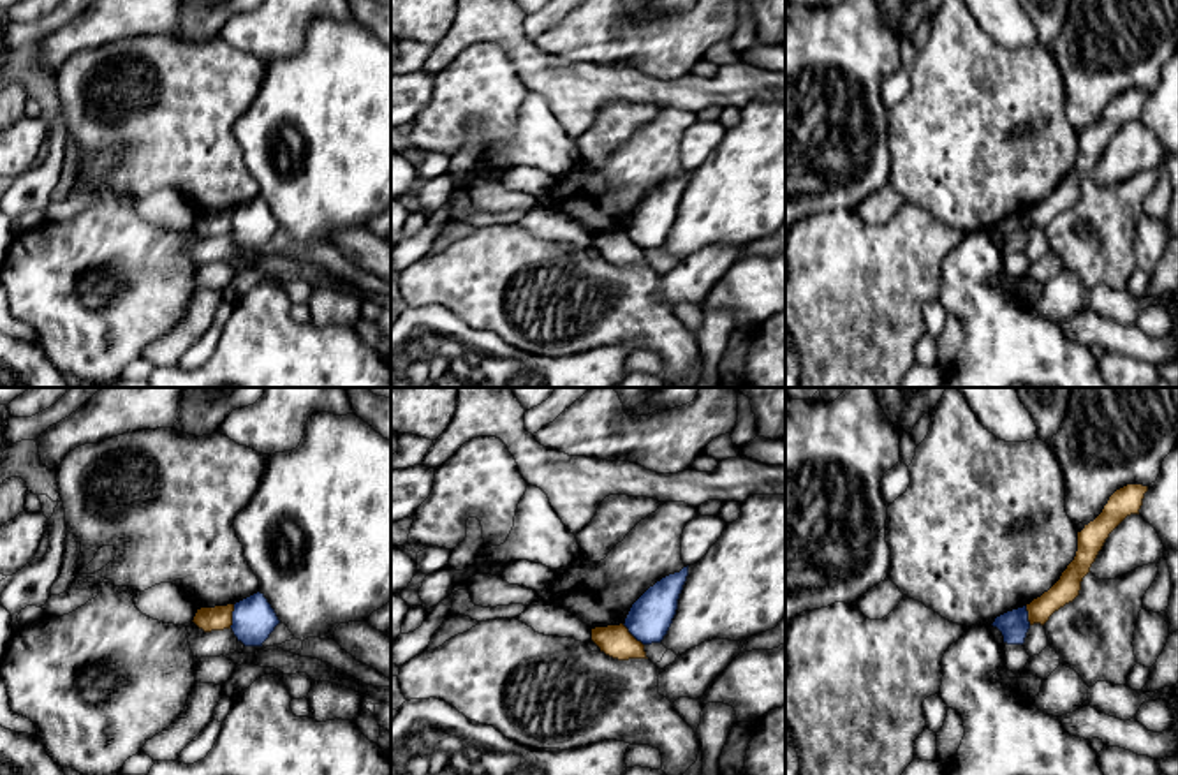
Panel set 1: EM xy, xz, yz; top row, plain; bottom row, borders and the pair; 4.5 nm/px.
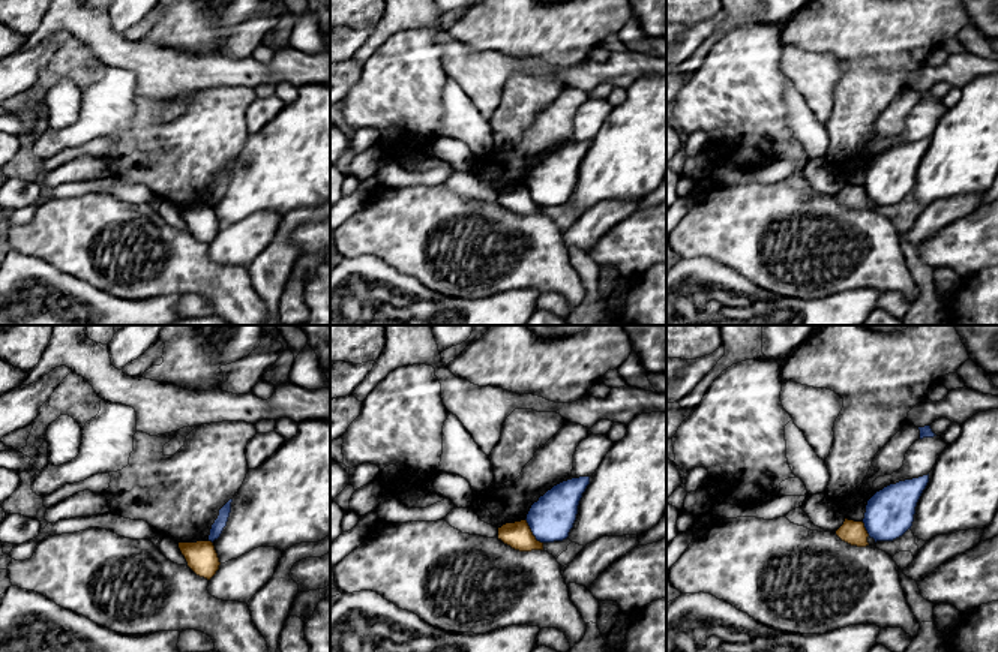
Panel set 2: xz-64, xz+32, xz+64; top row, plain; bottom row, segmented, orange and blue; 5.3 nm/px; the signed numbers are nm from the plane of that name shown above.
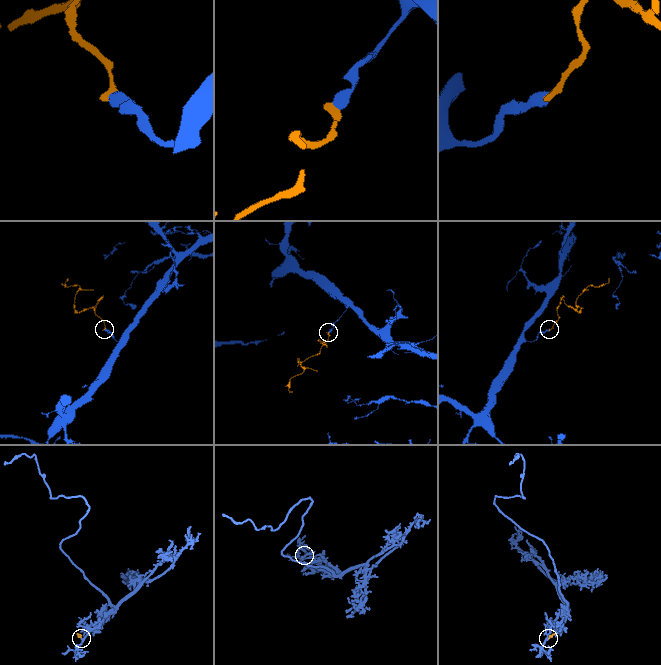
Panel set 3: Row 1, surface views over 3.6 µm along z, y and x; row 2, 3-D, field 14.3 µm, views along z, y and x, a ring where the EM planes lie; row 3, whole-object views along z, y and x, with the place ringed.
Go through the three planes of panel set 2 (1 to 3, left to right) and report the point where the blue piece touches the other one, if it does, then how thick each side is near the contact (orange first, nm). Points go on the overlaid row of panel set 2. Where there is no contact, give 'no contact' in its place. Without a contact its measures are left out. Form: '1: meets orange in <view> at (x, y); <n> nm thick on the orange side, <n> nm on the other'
1: meets orange in xz-64 at (210, 541); 170 nm thick on the orange side, 70 nm on the other
2: meets orange in xz+32 at (532, 532); 150 nm thick on the orange side, 240 nm on the other
3: meets orange in xz+64 at (865, 529); 130 nm thick on the orange side, 260 nm on the other

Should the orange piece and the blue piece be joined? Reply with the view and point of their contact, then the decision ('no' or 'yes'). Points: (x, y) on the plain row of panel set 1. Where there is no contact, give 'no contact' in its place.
xy (231, 222) | no

